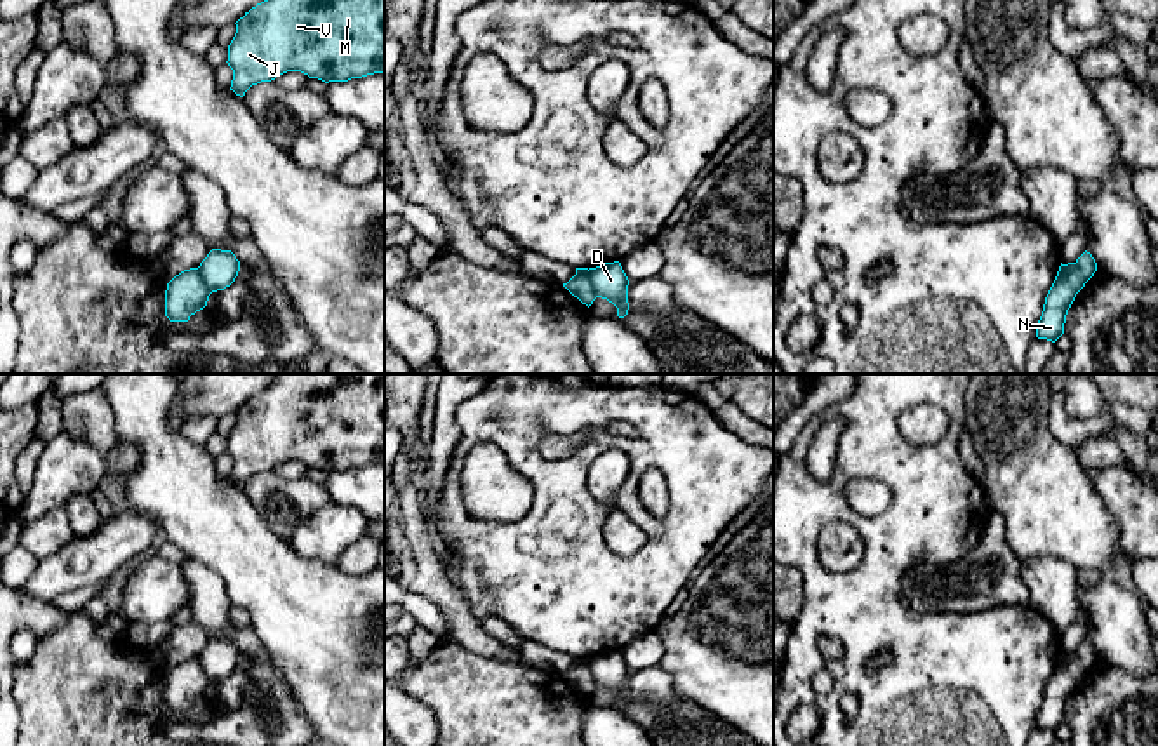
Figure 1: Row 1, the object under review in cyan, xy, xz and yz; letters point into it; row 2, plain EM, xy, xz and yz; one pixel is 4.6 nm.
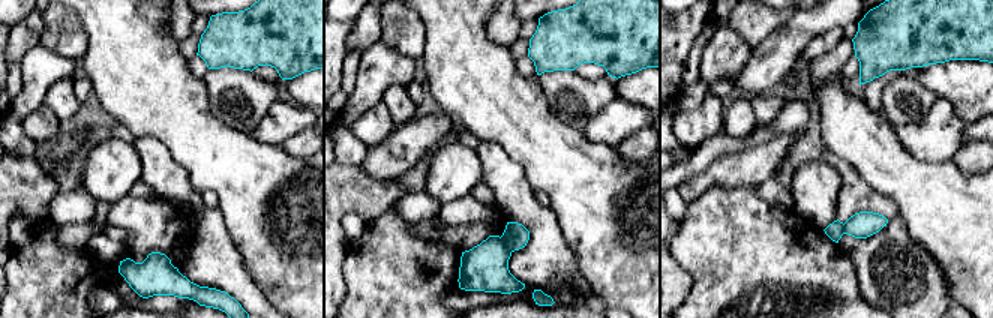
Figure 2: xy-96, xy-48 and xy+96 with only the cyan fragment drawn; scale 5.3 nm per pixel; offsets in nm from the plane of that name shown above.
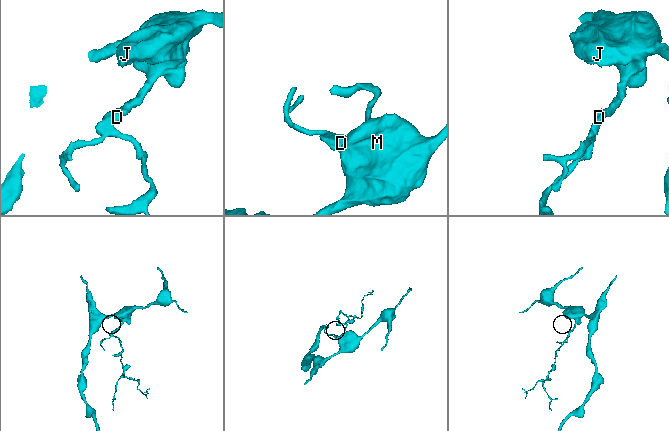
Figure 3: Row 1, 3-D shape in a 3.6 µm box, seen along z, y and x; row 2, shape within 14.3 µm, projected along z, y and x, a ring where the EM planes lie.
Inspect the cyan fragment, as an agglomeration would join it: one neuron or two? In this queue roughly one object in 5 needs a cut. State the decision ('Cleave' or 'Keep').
Cleave

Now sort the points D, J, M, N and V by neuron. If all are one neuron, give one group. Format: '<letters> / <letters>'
D J M V / N

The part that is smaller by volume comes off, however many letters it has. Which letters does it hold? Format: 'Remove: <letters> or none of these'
Remove: N

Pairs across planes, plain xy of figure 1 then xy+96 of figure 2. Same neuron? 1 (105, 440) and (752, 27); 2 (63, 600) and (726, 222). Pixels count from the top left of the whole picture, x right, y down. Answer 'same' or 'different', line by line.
1: same
2: different

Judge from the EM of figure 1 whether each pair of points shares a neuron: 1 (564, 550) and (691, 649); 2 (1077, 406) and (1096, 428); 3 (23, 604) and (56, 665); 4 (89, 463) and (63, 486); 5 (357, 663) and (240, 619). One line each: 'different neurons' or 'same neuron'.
1: different neurons
2: different neurons
3: different neurons
4: same neuron
5: different neurons

